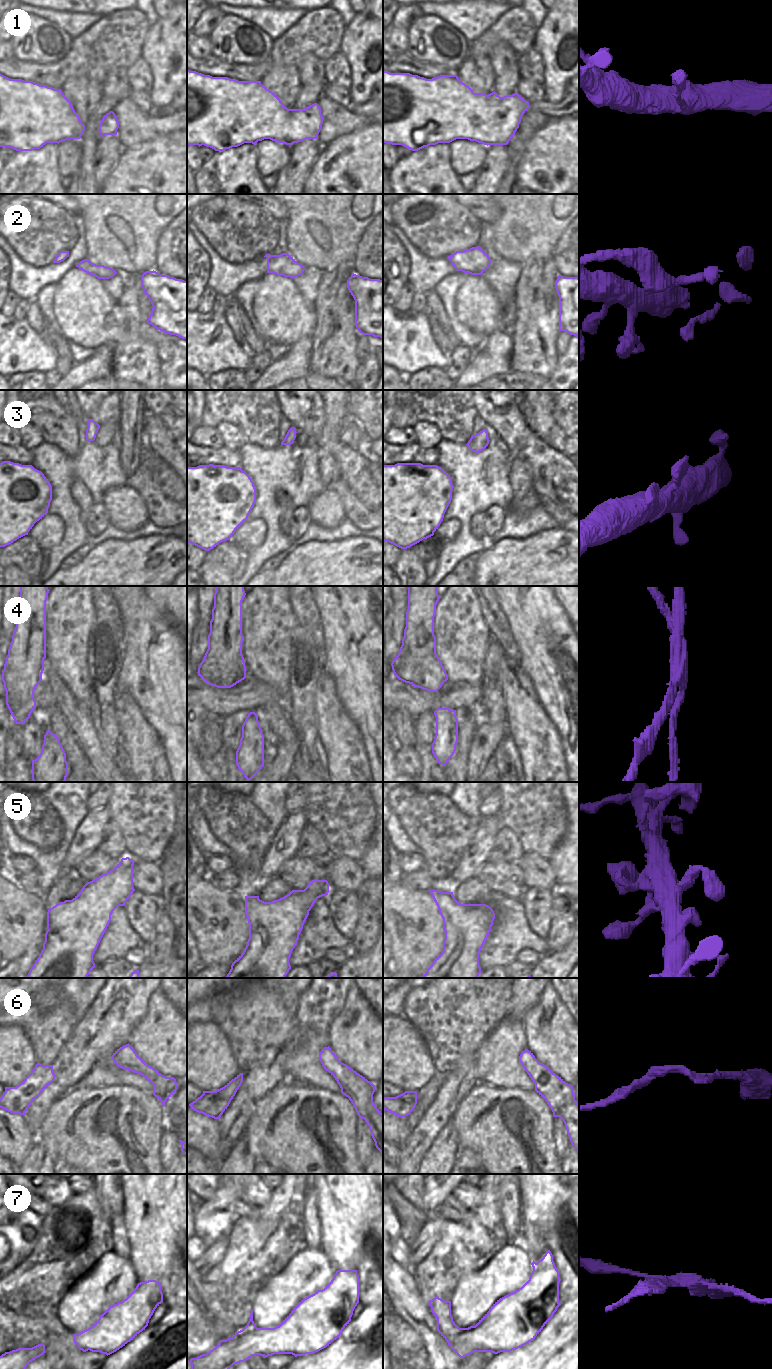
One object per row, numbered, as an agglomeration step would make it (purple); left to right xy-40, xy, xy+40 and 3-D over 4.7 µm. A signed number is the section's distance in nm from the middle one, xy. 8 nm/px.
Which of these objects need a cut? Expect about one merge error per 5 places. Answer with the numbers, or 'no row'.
4, 7

